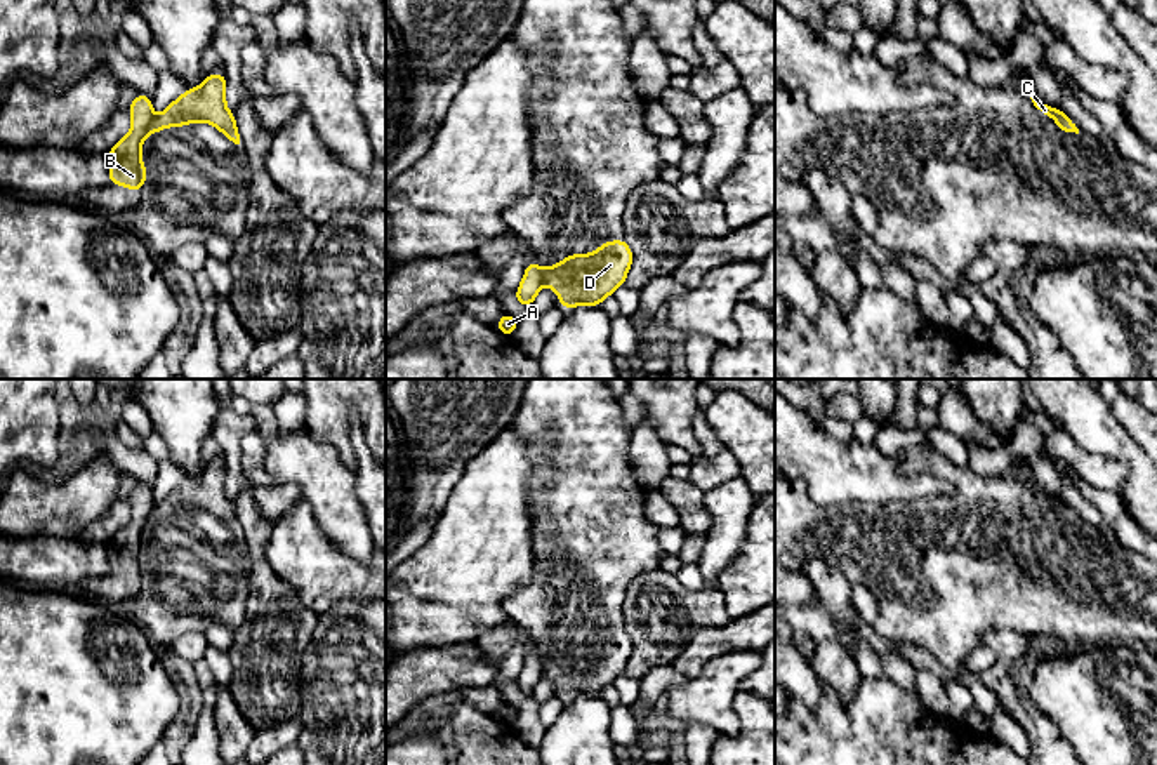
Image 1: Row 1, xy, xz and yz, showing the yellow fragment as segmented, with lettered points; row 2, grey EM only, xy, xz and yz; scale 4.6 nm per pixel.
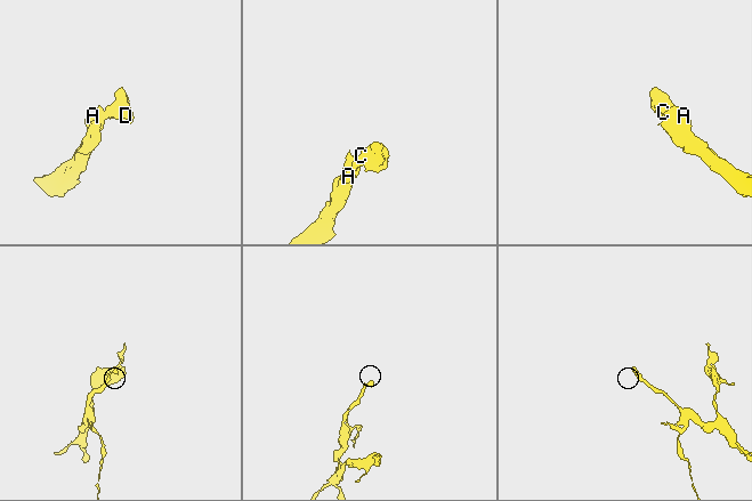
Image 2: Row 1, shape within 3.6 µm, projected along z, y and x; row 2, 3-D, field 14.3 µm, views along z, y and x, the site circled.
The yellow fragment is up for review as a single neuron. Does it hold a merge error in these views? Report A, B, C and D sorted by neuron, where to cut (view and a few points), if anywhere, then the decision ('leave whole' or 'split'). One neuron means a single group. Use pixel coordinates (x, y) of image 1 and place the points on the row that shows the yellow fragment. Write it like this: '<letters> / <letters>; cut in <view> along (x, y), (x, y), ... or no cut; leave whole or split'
A B / C D; cut in xy along (155, 119), (150, 131); split

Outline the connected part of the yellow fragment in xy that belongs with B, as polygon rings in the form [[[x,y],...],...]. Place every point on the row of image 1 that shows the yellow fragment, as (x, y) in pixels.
[[[137,94],[129,106],[132,118],[130,132],[122,137],[106,155],[109,184],[127,186],[130,191],[144,188],[148,169],[142,165],[141,148],[151,134],[155,113],[151,97]]]

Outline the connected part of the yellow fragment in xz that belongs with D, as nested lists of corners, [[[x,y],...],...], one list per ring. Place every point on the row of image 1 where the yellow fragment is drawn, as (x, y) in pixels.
[[[624,238],[605,242],[592,254],[572,254],[544,269],[544,283],[558,294],[561,308],[599,308],[606,296],[624,285],[632,259]]]

